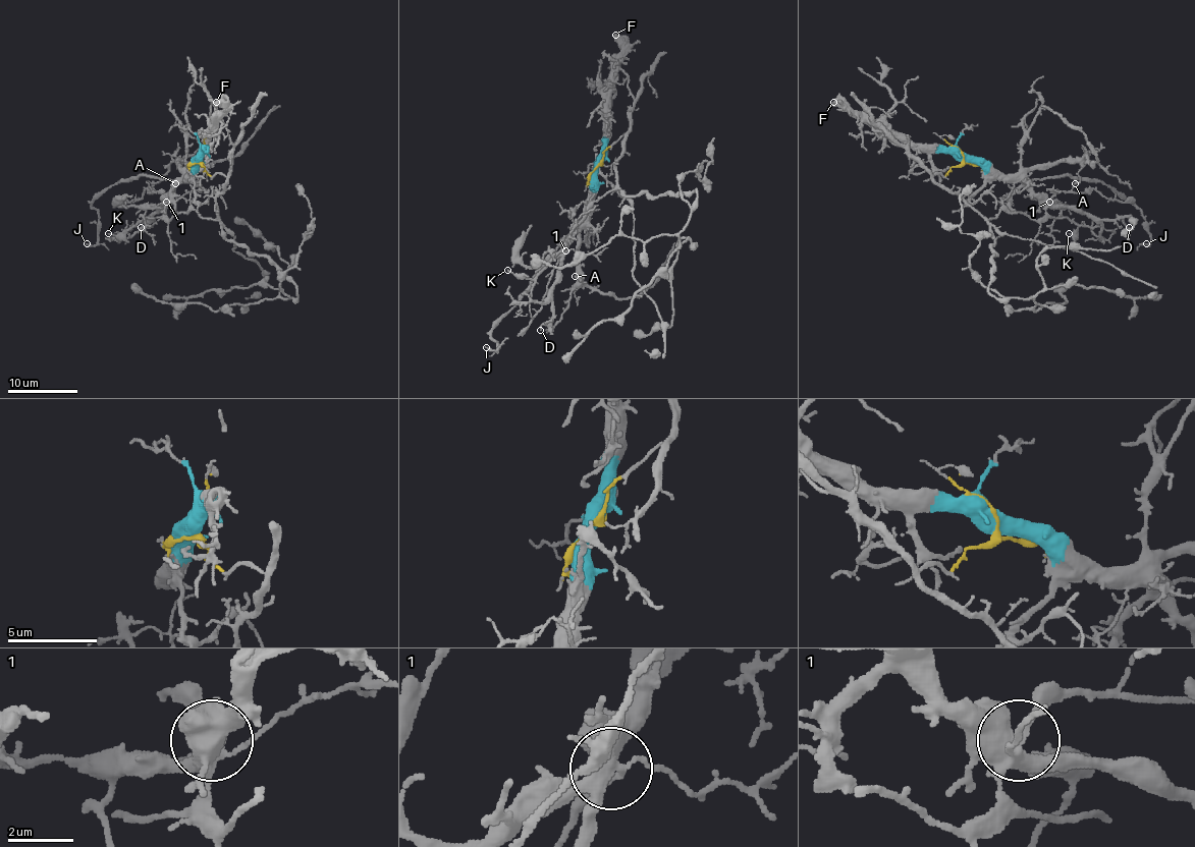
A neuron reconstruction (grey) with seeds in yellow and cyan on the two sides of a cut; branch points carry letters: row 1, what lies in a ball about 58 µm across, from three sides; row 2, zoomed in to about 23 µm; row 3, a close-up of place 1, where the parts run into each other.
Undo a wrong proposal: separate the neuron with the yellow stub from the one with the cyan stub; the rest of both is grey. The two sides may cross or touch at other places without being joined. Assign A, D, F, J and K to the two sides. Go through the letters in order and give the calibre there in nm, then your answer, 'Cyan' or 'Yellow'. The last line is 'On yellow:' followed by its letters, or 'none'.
A: Thickness 180 nm. Cyan
D: Thickness 110 nm. Cyan
F: Thickness 650 nm. Cyan
J: Thickness 240 nm. Cyan
K: Thickness 120 nm. Yellow
On yellow: K

